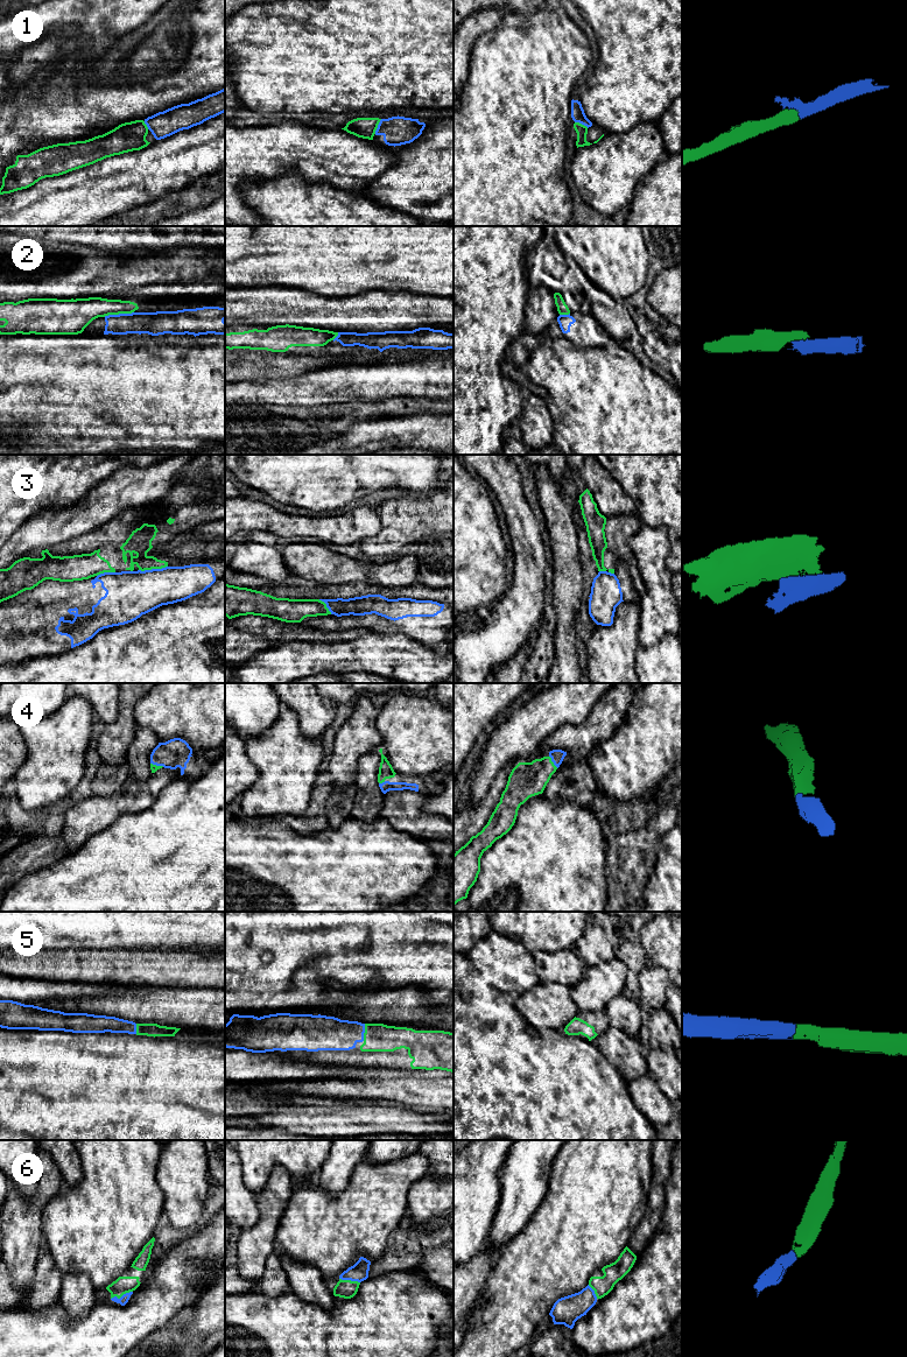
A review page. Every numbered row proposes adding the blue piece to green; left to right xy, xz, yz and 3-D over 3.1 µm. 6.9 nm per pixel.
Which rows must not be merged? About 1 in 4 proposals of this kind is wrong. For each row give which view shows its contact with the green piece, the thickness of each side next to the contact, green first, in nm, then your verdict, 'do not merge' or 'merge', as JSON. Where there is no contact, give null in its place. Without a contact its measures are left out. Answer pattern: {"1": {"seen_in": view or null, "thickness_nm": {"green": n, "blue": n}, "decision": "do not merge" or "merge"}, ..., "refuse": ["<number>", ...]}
{"1": {"seen_in": "xz", "thickness_nm": {"green": 140, "blue": 200}, "decision": "merge"}, "2": {"seen_in": "xy", "thickness_nm": {"green": 190, "blue": 160}, "decision": "do not merge"}, "3": {"seen_in": "xy", "thickness_nm": {"green": 160, "blue": 320}, "decision": "do not merge"}, "4": {"seen_in": "yz", "thickness_nm": {"green": 240, "blue": 90}, "decision": "merge"}, "5": {"seen_in": "xz", "thickness_nm": {"green": 190, "blue": 240}, "decision": "merge"}, "6": {"seen_in": "xy", "thickness_nm": {"green": 120, "blue": 60}, "decision": "merge"}, "refuse": ["2", "3"]}

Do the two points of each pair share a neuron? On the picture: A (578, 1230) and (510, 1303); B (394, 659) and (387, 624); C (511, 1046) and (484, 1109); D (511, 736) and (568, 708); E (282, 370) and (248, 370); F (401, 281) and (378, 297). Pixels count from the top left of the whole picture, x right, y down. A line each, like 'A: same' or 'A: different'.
A: same
B: different
C: same
D: same
E: same
F: different

